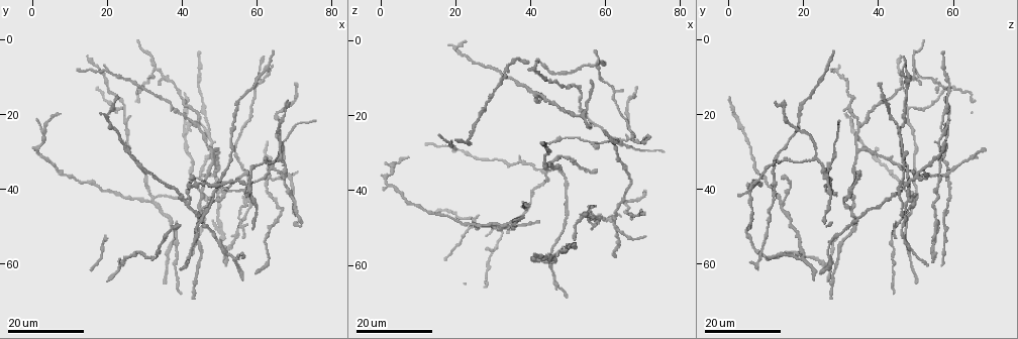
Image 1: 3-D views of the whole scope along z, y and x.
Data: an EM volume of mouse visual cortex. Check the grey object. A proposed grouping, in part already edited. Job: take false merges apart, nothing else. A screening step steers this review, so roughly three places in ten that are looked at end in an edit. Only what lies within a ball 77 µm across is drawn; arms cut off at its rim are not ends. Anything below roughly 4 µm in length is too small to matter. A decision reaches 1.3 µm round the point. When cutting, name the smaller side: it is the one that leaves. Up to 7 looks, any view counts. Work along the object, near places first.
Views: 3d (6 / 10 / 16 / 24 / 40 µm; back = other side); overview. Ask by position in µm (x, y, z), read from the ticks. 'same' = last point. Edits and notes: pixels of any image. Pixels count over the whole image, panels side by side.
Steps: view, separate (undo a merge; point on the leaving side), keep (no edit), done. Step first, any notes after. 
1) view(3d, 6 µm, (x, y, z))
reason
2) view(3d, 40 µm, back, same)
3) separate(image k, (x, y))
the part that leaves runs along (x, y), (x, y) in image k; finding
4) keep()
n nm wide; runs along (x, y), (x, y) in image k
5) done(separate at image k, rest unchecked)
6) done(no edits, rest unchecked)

view(3d, 24 µm, (21.0, 17.5, 54.5))

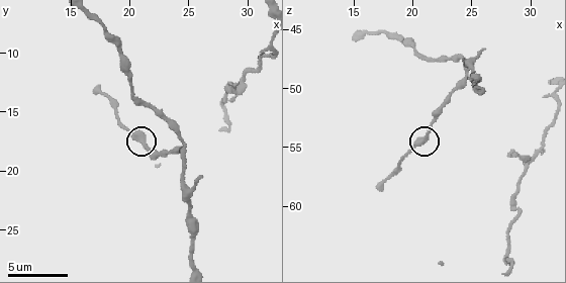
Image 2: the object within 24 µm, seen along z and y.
view(3d, 10 µm, (20.8, 17.2, 54.2))

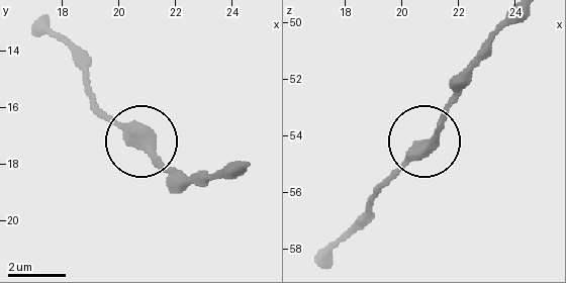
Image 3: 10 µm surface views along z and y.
keep()
410 nm wide; one neuron here

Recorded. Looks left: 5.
view(3d, 24 µm, (32.5, 7.0, 50.0))
two arms in line, one across

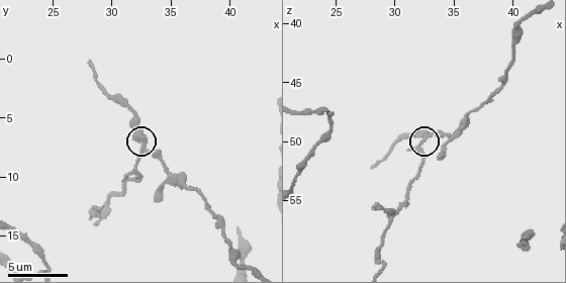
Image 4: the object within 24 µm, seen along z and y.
view(3d, 6 µm, (32.6, 7.2, 49.4))

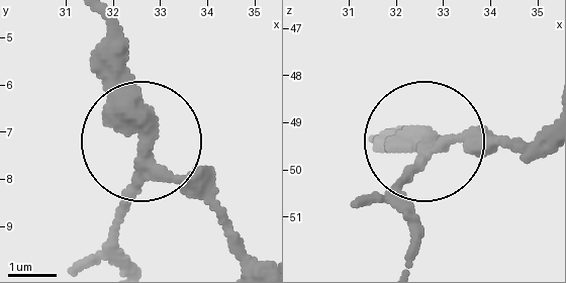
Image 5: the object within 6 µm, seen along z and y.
view(3d, 6 µm, back, (32.70, 7.25, 49.45))

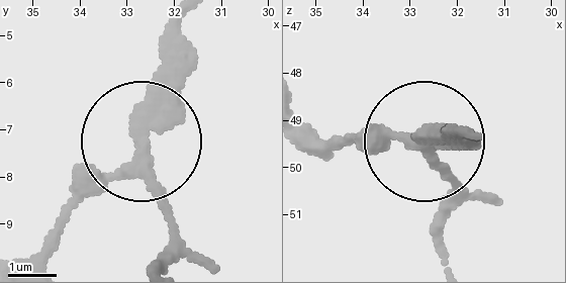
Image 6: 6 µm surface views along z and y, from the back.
separate(image 6, (171, 218))
the part that leaves runs along (144, 160), (168, 227), (160, 260) in image 6; two neurons meet here

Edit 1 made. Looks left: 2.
done(separate at image 6, rest unchecked)

